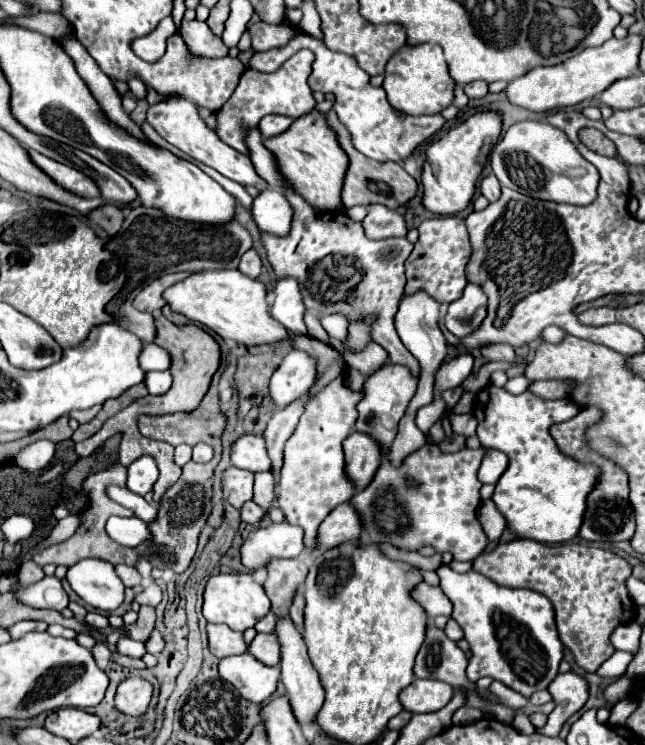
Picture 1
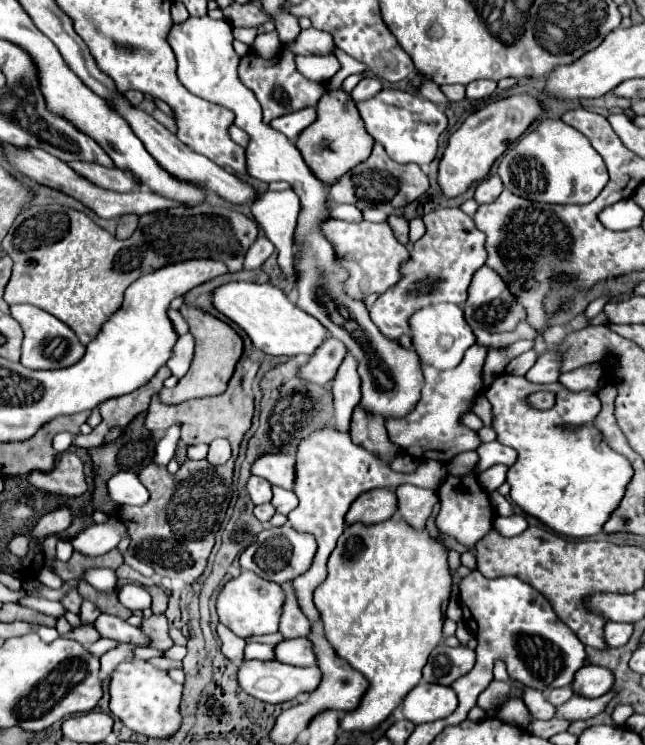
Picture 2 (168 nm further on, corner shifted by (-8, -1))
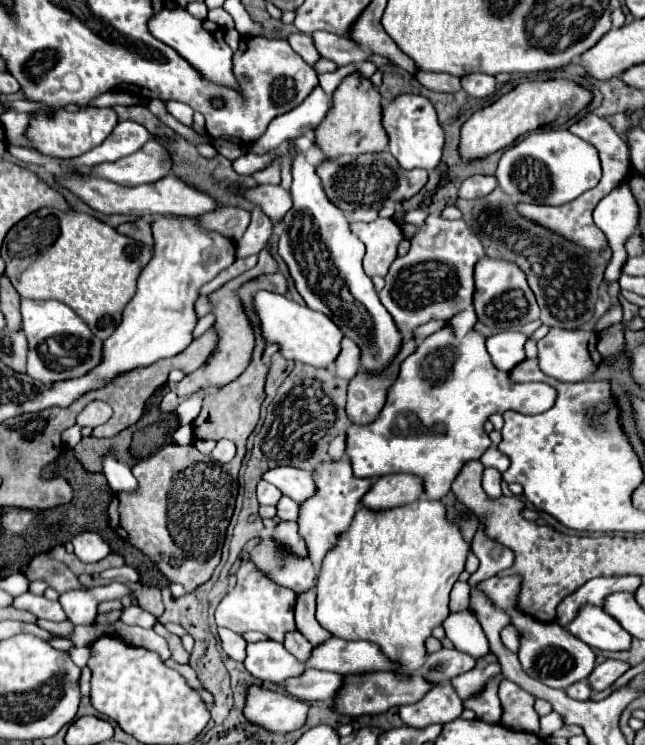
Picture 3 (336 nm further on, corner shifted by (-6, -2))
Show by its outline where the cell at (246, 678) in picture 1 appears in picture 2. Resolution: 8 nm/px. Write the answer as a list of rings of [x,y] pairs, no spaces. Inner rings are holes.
[[[242,661],[240,671],[238,671],[238,681],[240,687],[266,703],[284,703],[292,701],[300,695],[312,693],[320,685],[320,669],[316,667],[294,667],[294,665],[284,665],[280,661]]]

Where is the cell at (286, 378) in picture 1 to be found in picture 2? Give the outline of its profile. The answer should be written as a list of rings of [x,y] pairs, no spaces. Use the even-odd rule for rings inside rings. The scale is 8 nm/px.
[[[340,339],[326,341],[310,359],[306,365],[300,367],[300,377],[318,385],[326,385],[334,379],[342,359],[346,357],[348,349]]]

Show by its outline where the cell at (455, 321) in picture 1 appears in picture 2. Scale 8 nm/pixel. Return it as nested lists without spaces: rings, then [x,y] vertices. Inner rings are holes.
[[[482,265],[470,283],[468,299],[464,305],[466,321],[472,329],[486,329],[486,331],[512,331],[518,323],[524,321],[524,307],[512,297],[512,291],[508,285],[504,285],[504,279],[494,269],[488,269],[488,265]],[[514,307],[514,309],[512,309]]]

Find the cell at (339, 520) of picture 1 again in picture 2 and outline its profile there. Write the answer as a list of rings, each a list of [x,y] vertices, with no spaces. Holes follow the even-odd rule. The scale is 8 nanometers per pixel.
[[[372,489],[364,495],[360,495],[350,511],[348,511],[348,525],[360,521],[366,525],[382,523],[390,519],[396,513],[396,495],[392,489]]]

